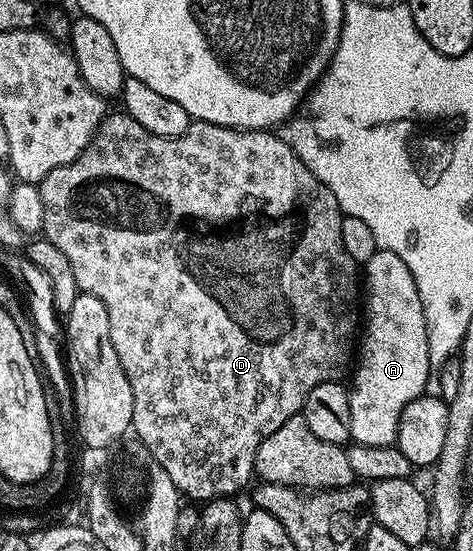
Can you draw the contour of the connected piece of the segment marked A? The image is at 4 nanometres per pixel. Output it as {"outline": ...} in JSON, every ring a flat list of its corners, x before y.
{"outline":[[378,249,374,257,363,264,362,295,366,300,366,318,362,323,358,358,351,372,352,383,348,387,351,442,391,447,396,441,402,409,425,394,427,387,424,386,433,370,426,349,426,317,422,313,418,285,414,285,406,261,392,251]]}

